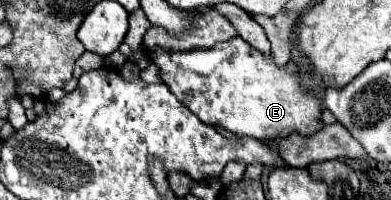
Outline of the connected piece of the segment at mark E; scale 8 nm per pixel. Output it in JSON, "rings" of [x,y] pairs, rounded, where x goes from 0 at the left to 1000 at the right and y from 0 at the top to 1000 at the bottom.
{"rings":[[[616,185],[550,215],[540,245],[417,255],[407,235],[381,295],[407,335],[412,405],[529,625],[565,625],[596,675],[662,705],[744,665],[795,675],[826,635],[826,505],[775,455],[765,335],[749,305],[734,335],[703,325],[698,275],[673,275]]]}

